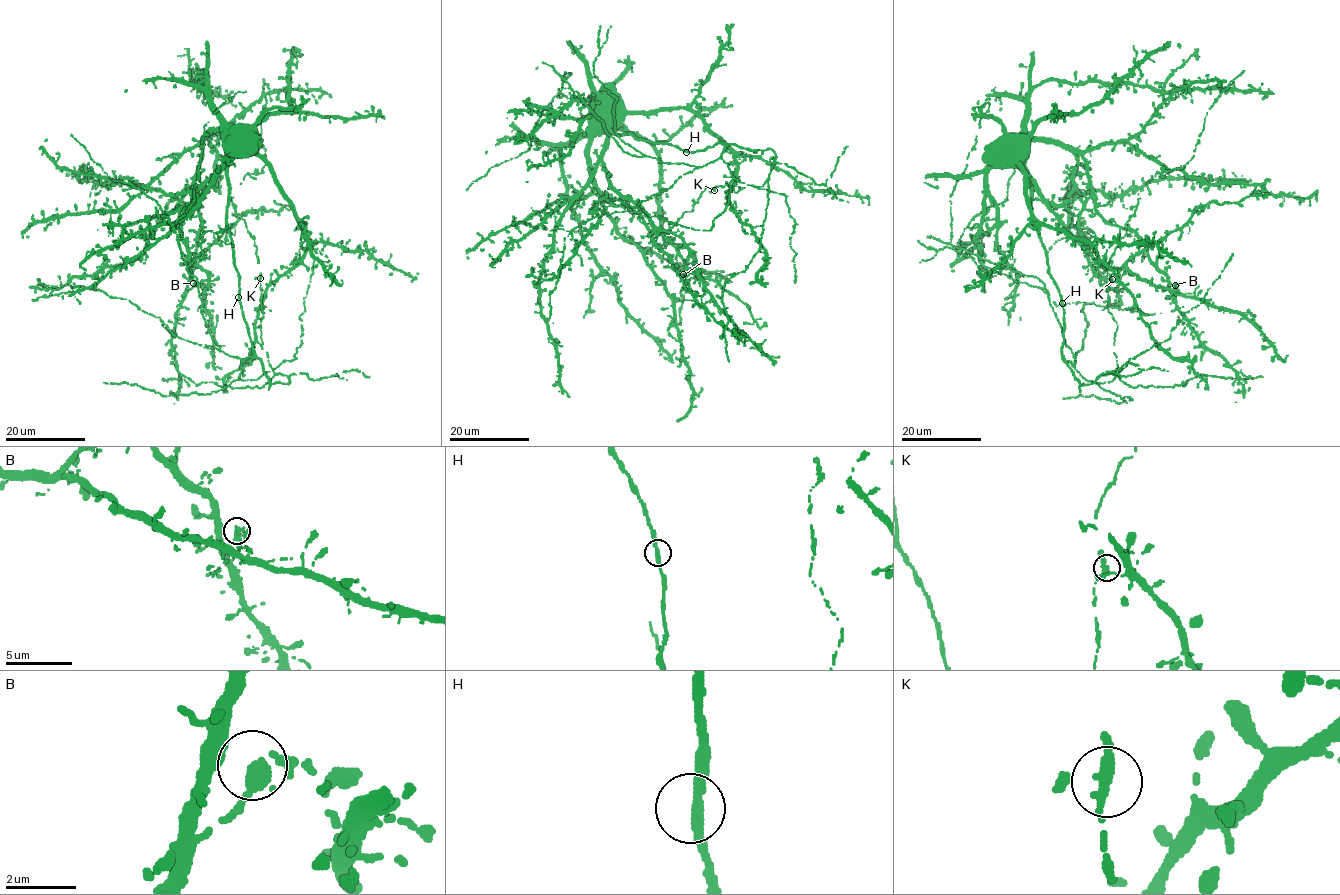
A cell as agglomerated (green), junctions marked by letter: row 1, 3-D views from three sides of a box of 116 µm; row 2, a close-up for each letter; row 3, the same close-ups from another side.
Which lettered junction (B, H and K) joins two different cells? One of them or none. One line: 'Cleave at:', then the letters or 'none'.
Cleave at: none

